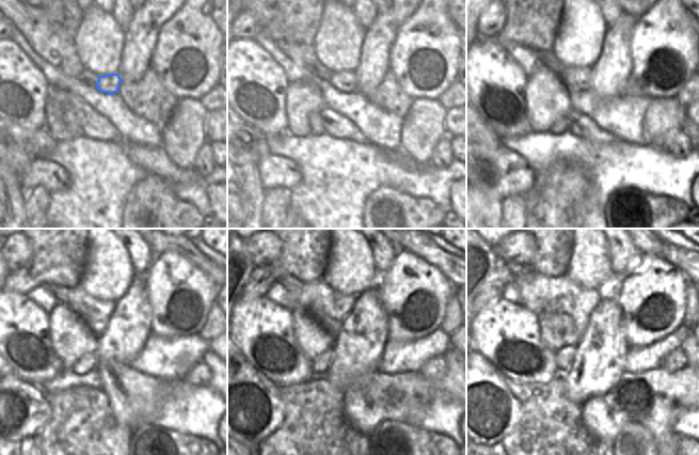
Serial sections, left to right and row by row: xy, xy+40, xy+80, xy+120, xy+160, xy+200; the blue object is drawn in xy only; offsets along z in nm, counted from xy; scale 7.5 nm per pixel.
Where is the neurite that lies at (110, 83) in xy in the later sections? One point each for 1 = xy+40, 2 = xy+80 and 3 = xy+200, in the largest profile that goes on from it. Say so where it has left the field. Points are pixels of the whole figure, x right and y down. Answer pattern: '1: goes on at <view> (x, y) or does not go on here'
1: goes on at xy+40 (345, 81)
2: goes on at xy+80 (575, 78)
3: goes on at xy+200 (562, 299)

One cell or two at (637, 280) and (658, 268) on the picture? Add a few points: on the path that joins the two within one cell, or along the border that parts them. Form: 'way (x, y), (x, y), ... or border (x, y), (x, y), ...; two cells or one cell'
way (642, 280), (653, 271); one cell

